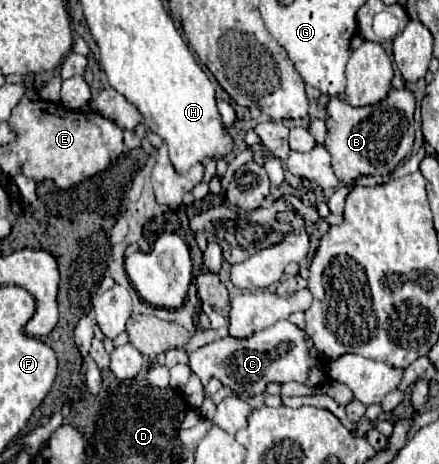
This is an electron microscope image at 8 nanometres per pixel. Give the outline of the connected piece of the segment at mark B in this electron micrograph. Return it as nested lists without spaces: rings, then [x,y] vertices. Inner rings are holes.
[[[392,90],[386,100],[374,104],[374,106],[364,106],[364,108],[354,108],[348,102],[340,98],[332,98],[326,108],[326,128],[328,136],[324,142],[324,148],[332,154],[332,168],[336,170],[336,178],[340,182],[354,182],[360,176],[386,176],[392,174],[392,170],[410,154],[412,144],[414,144],[414,96],[408,90]]]

